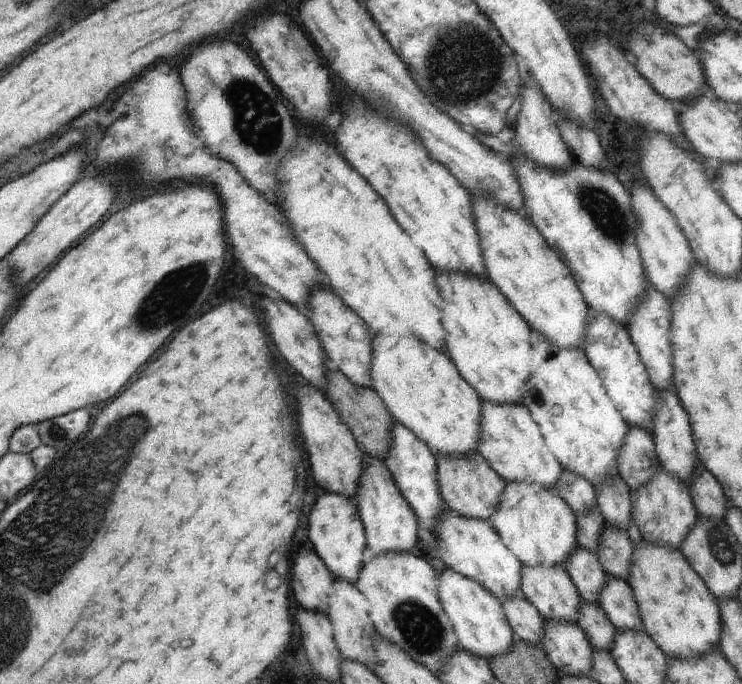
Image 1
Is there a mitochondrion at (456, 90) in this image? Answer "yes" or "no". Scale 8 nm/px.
yes

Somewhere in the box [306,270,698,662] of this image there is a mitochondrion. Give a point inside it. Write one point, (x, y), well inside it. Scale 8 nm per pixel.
(421, 630)

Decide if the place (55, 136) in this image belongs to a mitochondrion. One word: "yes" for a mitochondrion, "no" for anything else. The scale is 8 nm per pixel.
no

